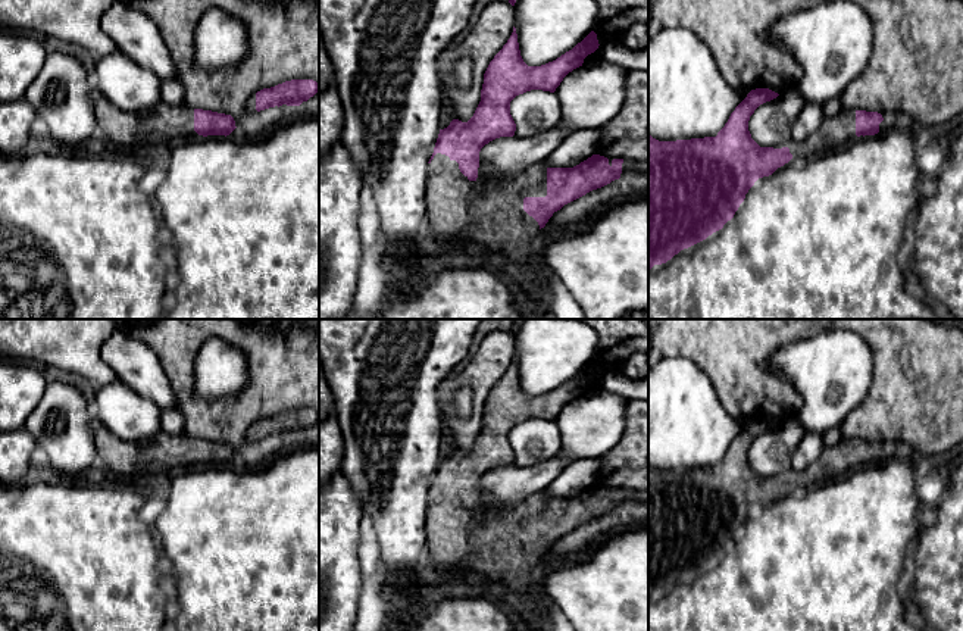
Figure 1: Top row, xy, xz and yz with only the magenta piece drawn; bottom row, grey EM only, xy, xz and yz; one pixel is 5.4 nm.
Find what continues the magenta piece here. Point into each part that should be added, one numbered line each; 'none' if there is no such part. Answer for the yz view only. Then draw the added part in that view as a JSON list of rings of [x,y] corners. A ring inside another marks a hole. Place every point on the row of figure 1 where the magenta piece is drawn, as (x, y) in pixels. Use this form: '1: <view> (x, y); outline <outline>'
1: yz (840, 130); outline [[[842,109],[795,147],[794,156],[800,160],[812,159],[848,146],[860,137],[856,135],[856,109]]]

